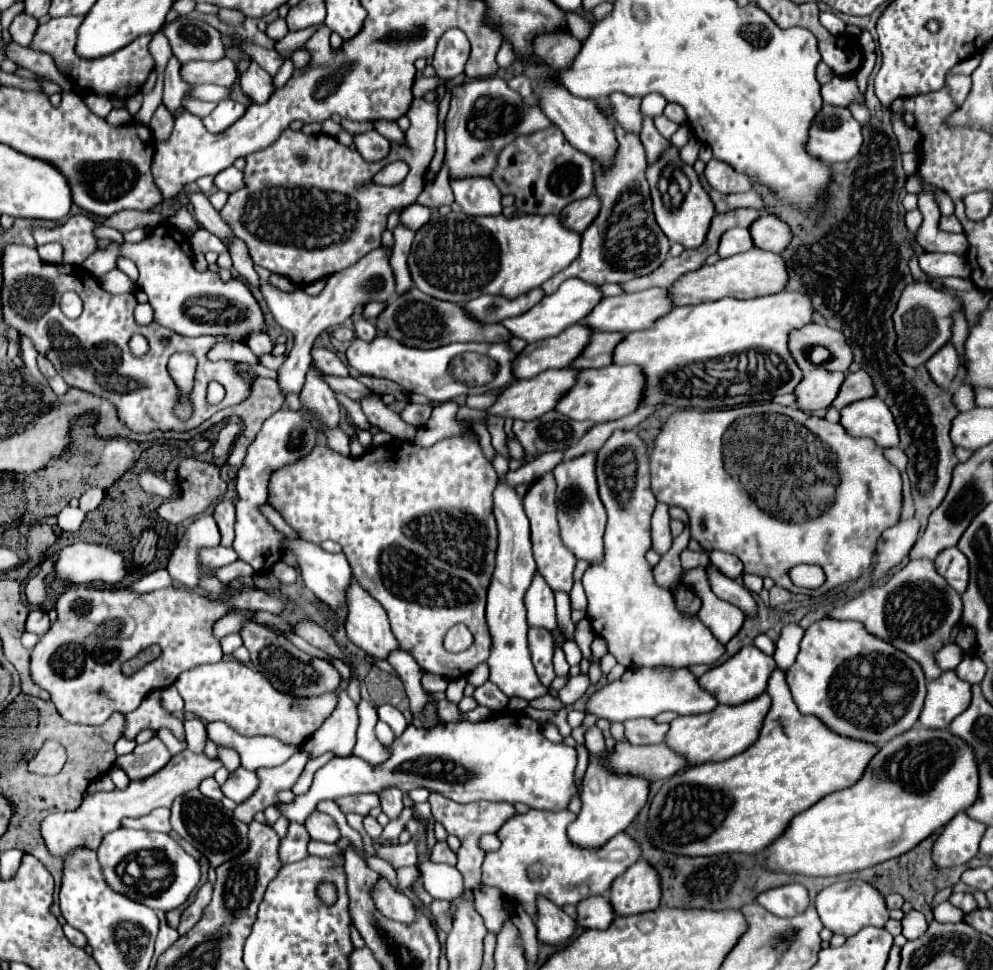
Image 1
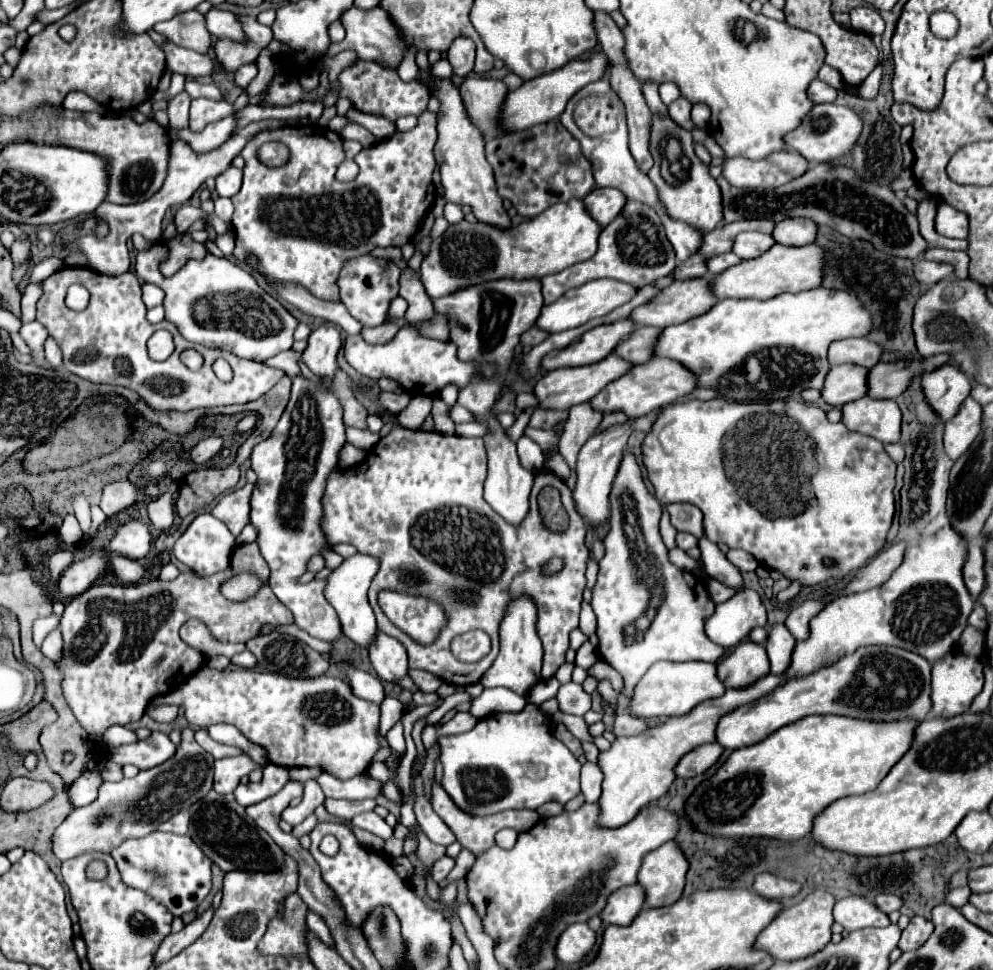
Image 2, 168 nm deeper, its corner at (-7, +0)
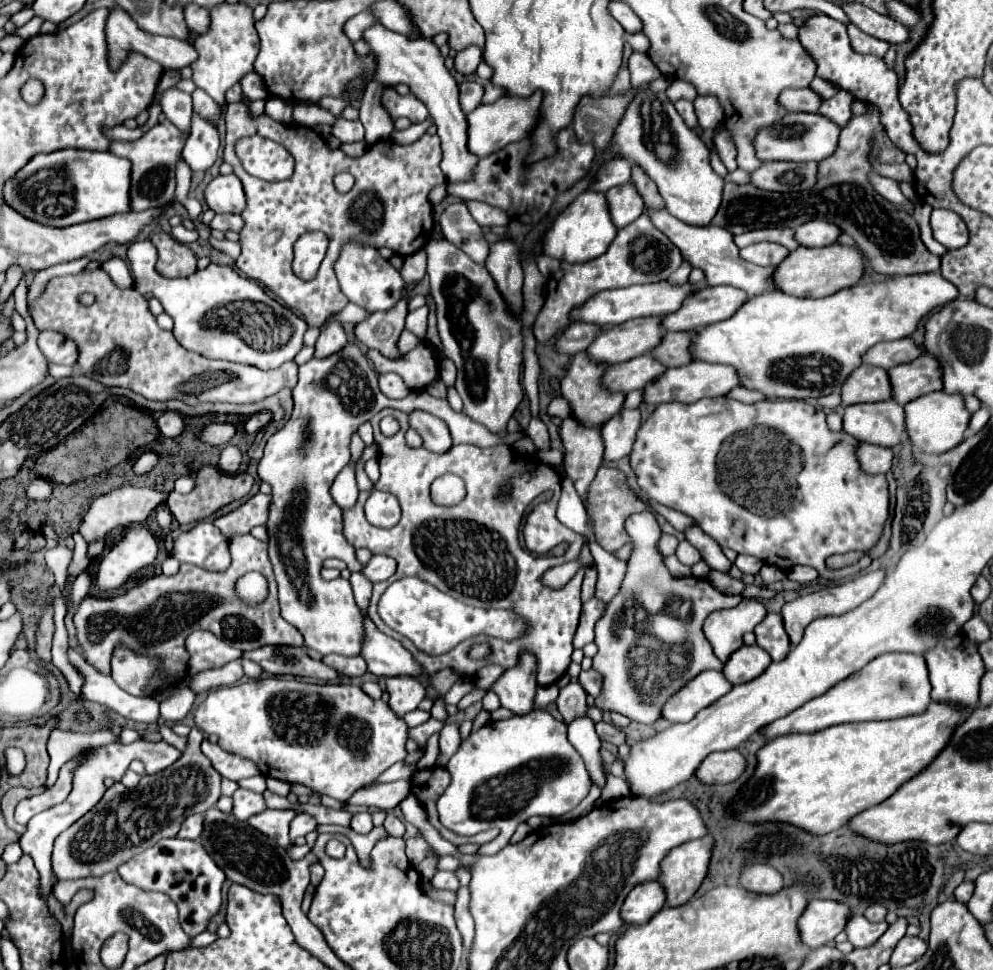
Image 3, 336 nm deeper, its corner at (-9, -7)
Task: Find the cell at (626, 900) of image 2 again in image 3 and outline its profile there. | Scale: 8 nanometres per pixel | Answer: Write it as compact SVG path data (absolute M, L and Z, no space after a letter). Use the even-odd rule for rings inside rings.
M659 881L637 885L621 907L625 923L647 923L665 905L665 889Z

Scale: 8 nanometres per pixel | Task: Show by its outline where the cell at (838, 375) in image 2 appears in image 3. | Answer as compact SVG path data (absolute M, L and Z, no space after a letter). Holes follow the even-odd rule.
M867 363L861 365L845 381L841 389L841 397L843 397L843 405L891 399L891 383L889 383L887 371Z

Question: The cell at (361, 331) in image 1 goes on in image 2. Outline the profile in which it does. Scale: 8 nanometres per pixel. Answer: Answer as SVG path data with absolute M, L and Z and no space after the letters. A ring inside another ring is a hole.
M369 254L349 260L339 274L341 302L347 306L349 314L353 314L353 318L357 318L363 326L367 326L367 328L381 326L387 318L389 302L399 292L399 272L401 272L401 268L397 268L395 264L391 264L387 260L375 260Z

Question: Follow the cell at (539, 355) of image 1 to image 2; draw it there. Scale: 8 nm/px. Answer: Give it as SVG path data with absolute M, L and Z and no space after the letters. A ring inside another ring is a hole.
M617 320L613 324L601 324L593 330L587 330L573 346L567 346L565 350L557 350L553 354L547 354L541 360L541 368L555 370L565 366L585 366L595 364L609 356L613 348L631 332L633 322L631 320Z

